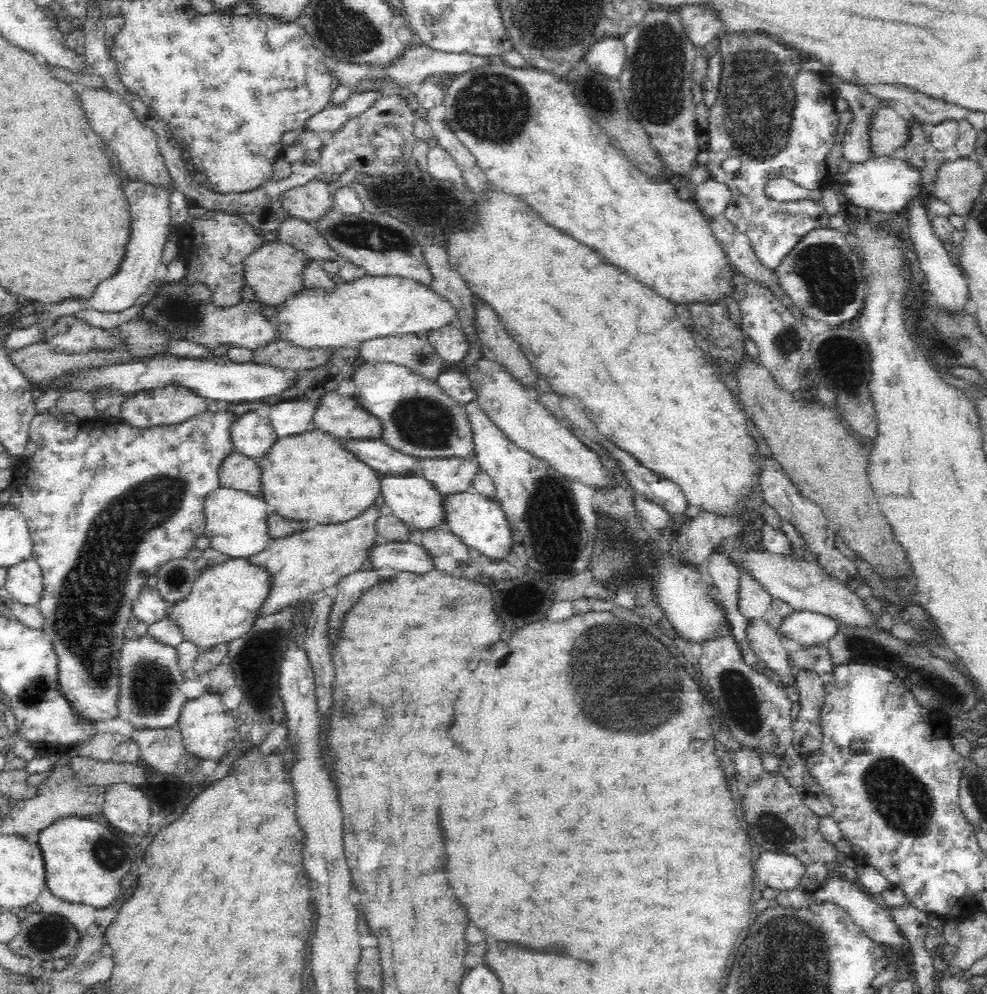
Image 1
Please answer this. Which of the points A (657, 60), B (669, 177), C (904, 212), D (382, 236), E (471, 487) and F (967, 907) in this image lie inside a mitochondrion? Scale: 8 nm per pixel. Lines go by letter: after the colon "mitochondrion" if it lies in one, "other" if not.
A: mitochondrion
B: other
C: other
D: mitochondrion
E: other
F: other

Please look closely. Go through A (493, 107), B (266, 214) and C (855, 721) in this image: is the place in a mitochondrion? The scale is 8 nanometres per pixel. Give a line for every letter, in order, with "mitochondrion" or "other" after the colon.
A: mitochondrion
B: other
C: other

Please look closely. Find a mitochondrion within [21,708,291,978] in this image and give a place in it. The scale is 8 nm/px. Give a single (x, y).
(45, 936)

